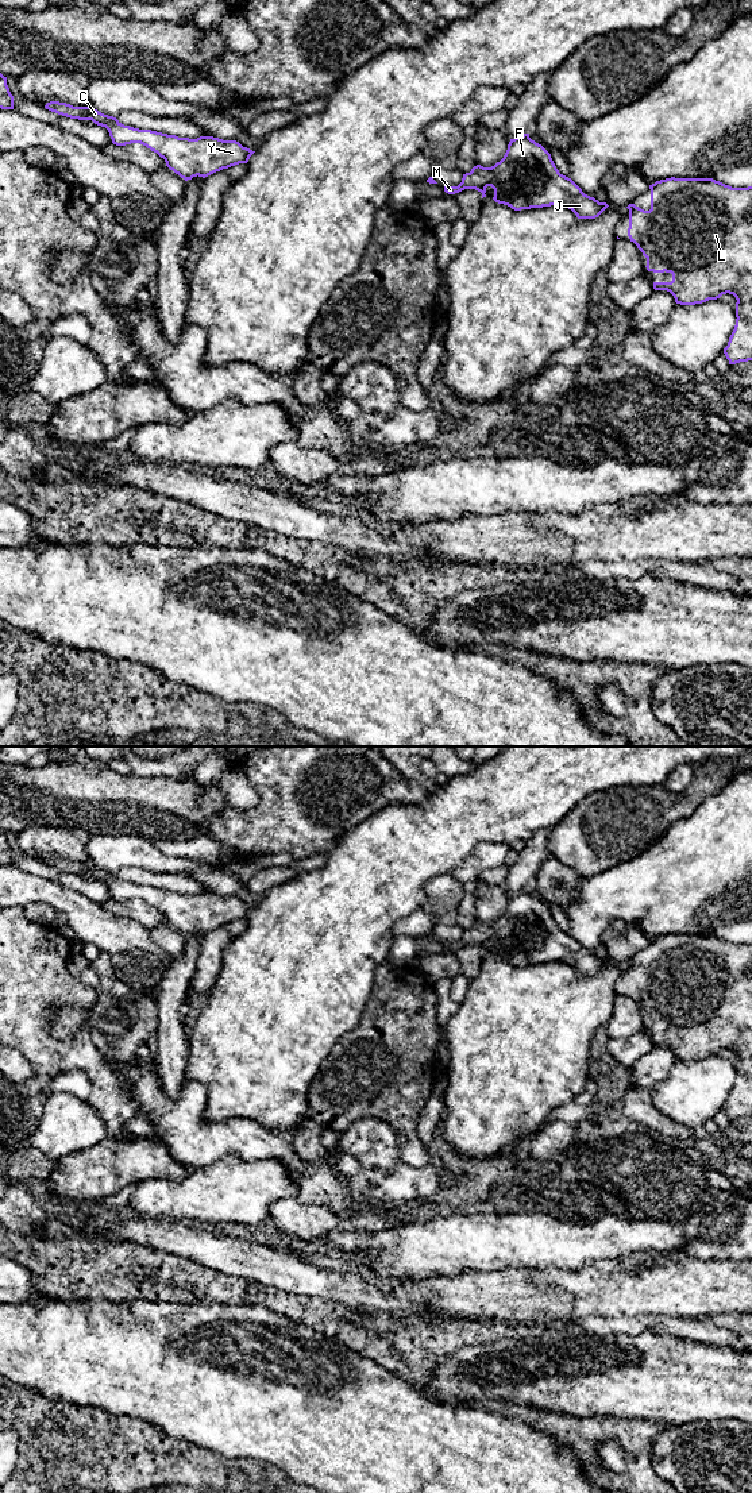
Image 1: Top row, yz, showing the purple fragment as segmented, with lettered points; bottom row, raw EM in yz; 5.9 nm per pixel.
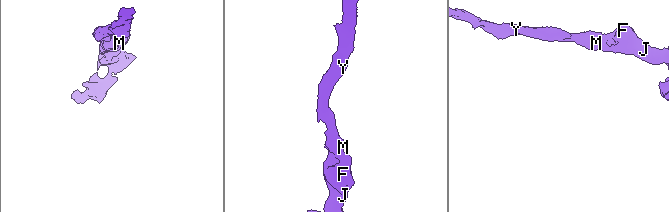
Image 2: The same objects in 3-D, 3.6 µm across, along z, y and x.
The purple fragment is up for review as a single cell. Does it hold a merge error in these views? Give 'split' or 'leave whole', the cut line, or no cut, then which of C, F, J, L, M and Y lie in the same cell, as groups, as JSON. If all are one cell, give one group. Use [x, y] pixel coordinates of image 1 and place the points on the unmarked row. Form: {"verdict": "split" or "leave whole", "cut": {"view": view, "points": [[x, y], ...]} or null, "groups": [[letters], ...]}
{"verdict": "leave whole", "cut": null, "groups": [["C", "F", "J", "L", "M", "Y"]]}

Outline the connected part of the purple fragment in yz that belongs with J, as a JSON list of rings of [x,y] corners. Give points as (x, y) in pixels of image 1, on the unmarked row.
[[[524,890],[510,895],[504,914],[491,923],[477,921],[463,930],[458,942],[444,942],[448,950],[475,945],[486,953],[486,944],[494,945],[493,956],[514,967],[562,961],[578,975],[595,975],[609,961],[582,948],[568,933],[559,929],[551,910]]]

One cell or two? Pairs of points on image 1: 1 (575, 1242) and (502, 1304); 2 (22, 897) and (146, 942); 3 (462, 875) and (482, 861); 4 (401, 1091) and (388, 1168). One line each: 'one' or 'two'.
1: two
2: one
3: one
4: two

